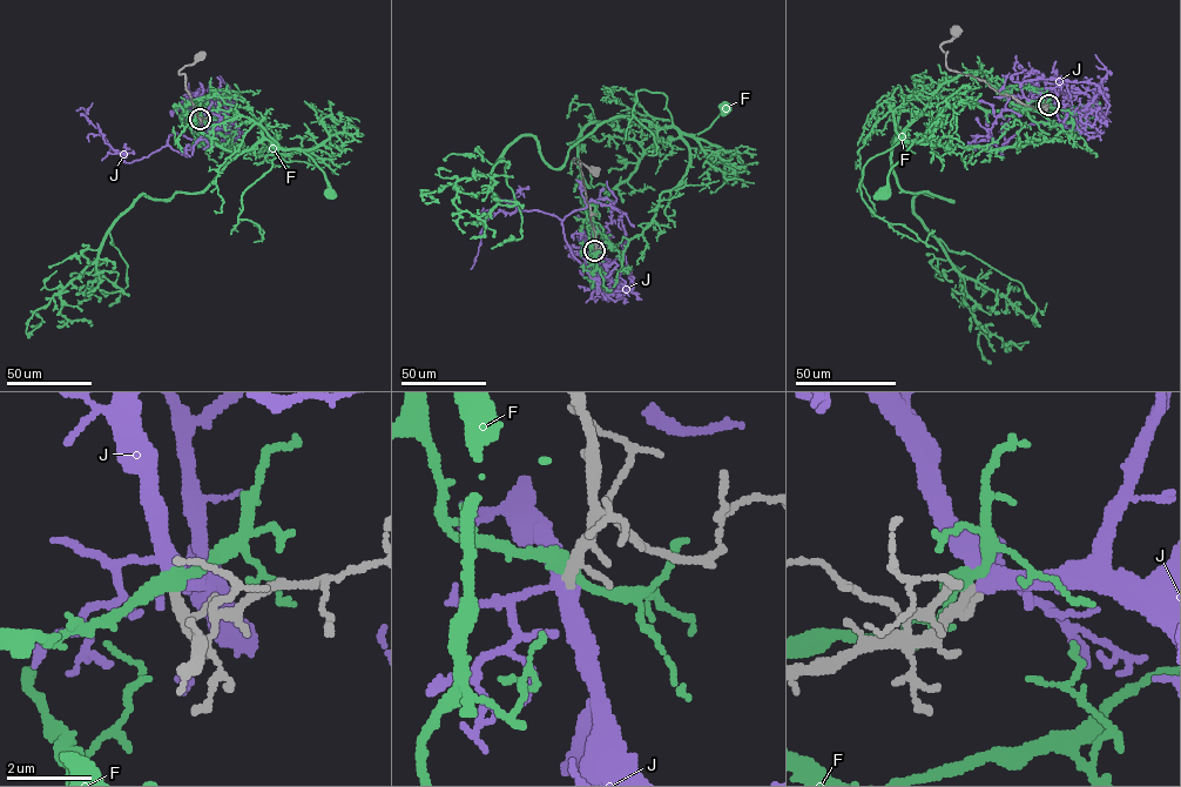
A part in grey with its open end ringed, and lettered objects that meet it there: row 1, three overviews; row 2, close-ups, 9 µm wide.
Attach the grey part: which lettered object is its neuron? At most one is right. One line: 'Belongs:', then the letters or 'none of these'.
Belongs: J

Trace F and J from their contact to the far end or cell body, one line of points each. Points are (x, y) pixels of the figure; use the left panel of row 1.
F: (200, 119), (189, 123), (183, 113), (227, 149), (251, 149), (264, 140), (303, 152), (323, 172), (330, 194)
J: (200, 119), (206, 122), (206, 139), (176, 133), (147, 156), (126, 162), (85, 118), (83, 108), (75, 109)

